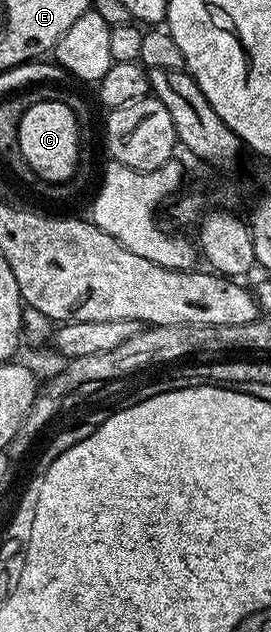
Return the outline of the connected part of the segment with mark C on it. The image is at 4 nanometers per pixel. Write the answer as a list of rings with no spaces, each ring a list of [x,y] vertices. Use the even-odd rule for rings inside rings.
[[[45,99],[33,104],[23,113],[19,125],[21,155],[28,161],[40,183],[68,182],[74,177],[81,151],[79,127],[81,122],[63,101]]]

